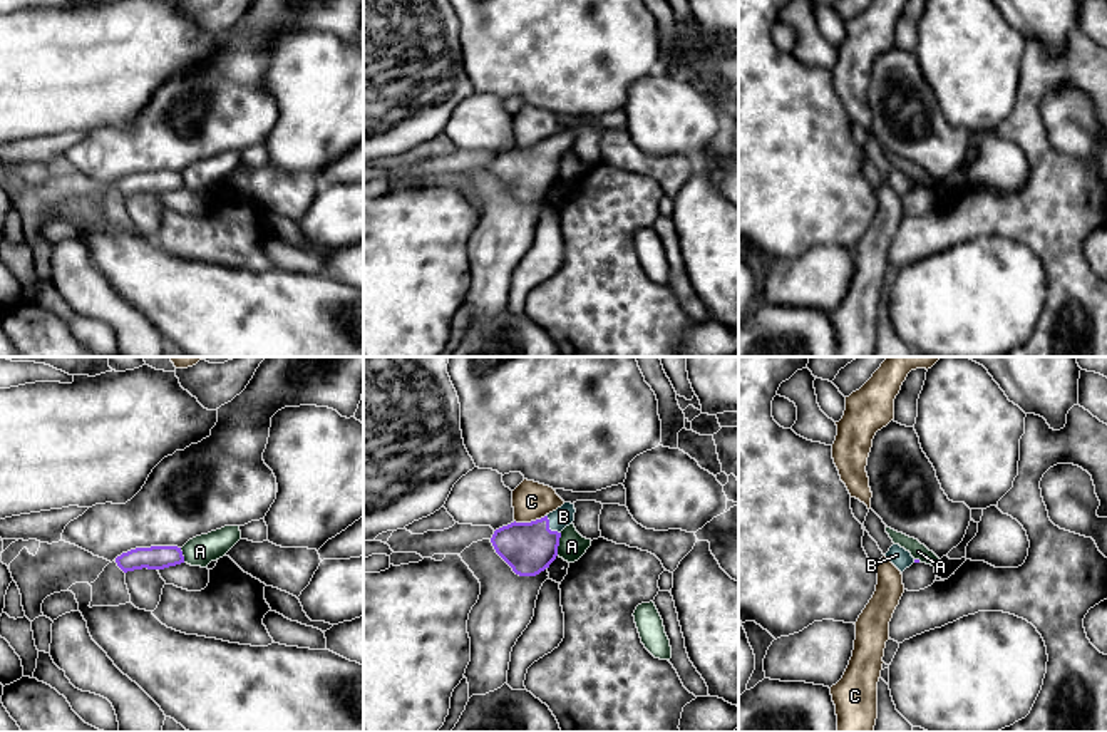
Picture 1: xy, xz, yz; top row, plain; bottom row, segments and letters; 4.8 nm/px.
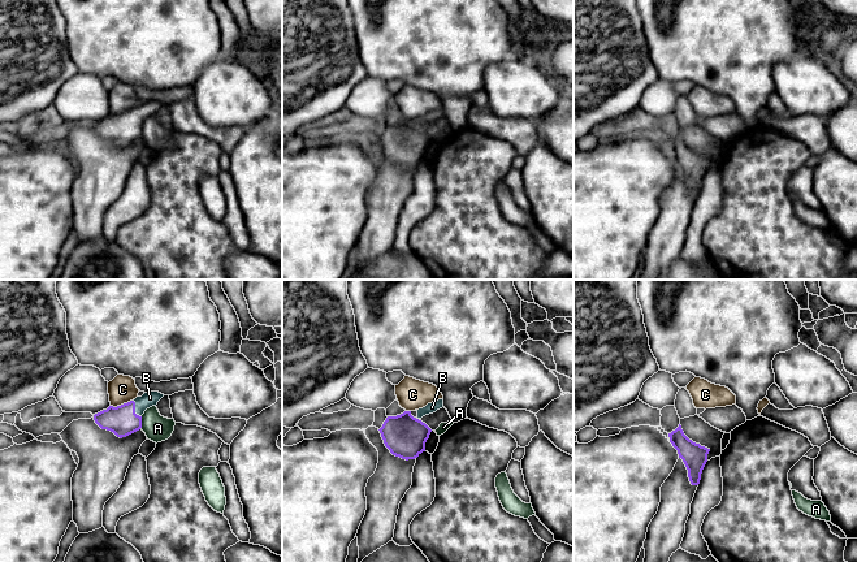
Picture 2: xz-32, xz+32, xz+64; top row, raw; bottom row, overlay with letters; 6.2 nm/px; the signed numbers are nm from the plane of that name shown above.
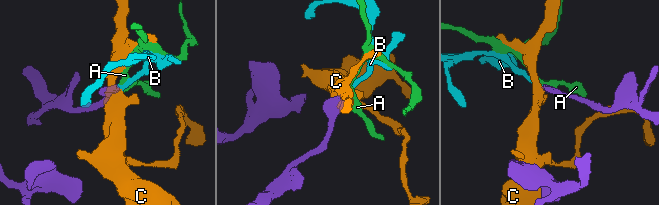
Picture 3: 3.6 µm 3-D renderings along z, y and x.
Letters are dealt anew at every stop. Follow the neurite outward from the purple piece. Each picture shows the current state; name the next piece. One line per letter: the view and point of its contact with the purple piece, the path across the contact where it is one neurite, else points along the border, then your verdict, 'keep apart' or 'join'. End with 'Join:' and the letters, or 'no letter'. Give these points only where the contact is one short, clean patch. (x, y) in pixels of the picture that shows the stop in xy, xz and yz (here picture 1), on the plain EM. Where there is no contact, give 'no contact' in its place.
A: xz (558, 170) | along xz (561, 158), (556, 180) | keep apart
B: xz (548, 151) | across xz (530, 173), (548, 151), (563, 141) | join
C: xz (531, 146) | along xz (545, 139), (530, 146), (514, 146) | keep apart
Join: B

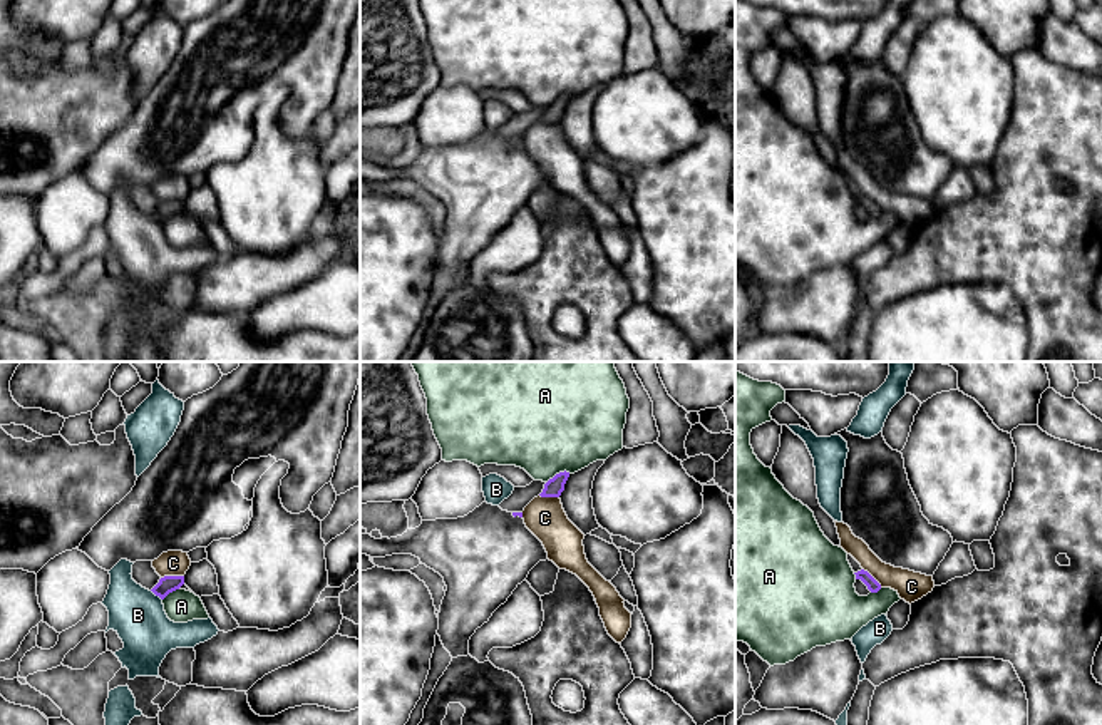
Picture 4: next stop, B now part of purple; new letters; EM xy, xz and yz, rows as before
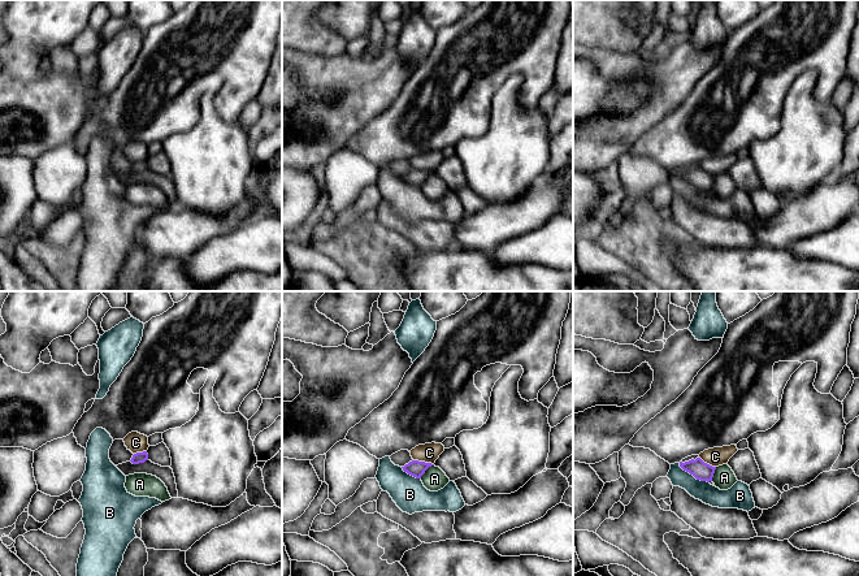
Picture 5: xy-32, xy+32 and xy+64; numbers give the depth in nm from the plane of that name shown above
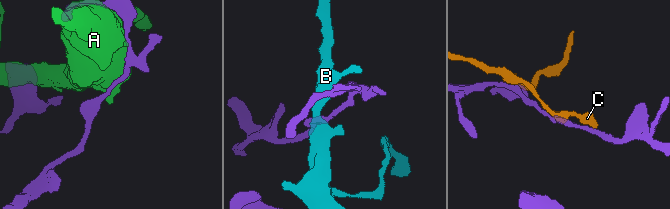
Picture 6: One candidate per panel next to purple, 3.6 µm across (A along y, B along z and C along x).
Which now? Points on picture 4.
A: xz (560, 97) | keep apart
B: xy (156, 220) | along xy (151, 215), (161, 225) | keep apart
C: xy (171, 201) | keep apart
Join: no letter

